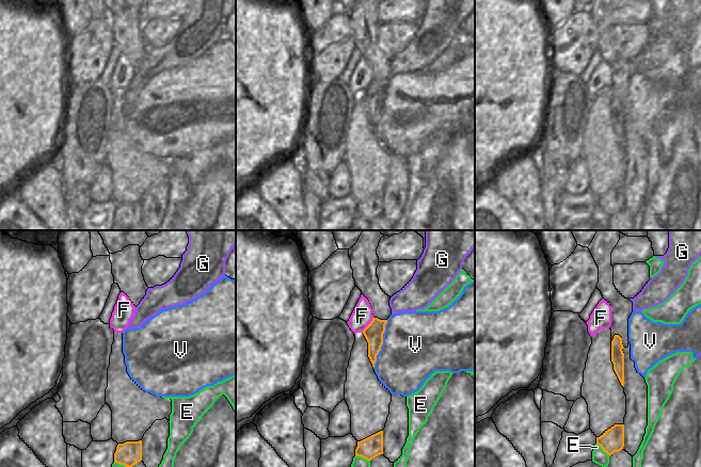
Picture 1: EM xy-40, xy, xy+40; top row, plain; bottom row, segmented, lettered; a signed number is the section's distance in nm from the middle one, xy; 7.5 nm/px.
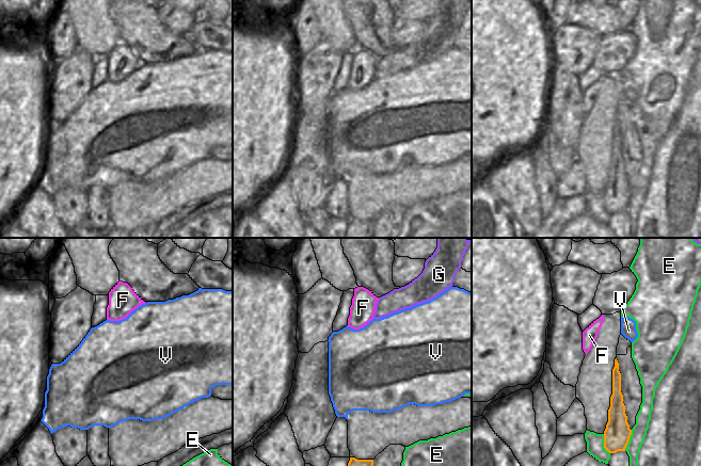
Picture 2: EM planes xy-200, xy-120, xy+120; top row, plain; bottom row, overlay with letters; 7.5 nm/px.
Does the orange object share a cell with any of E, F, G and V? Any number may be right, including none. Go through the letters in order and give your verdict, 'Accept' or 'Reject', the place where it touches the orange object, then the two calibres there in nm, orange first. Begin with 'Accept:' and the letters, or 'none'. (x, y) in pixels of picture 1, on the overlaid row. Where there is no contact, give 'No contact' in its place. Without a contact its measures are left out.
Accept: G
E: Reject. Touches orange at xy+40 (603, 450). Thickness 180 nm (orange) against 110 nm
F: Reject. Touches orange at xy (368, 324). Thickness 140 nm (orange) against 160 nm
G: Accept. No contact
V: Reject. Touches orange at xy (382, 343). Thickness 140 nm (orange) against 500 nm

